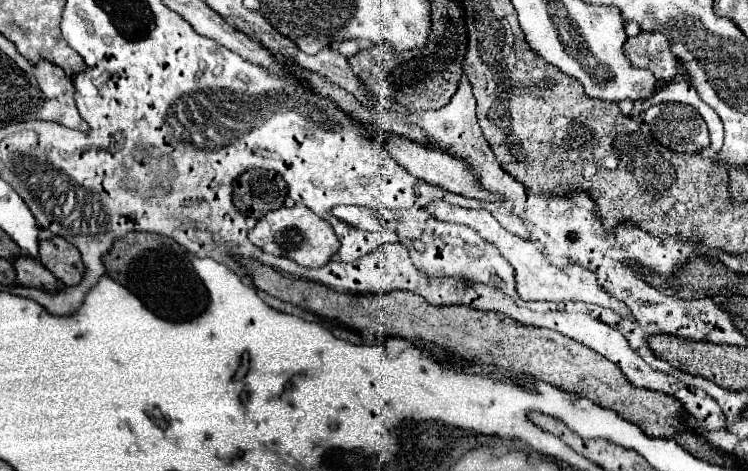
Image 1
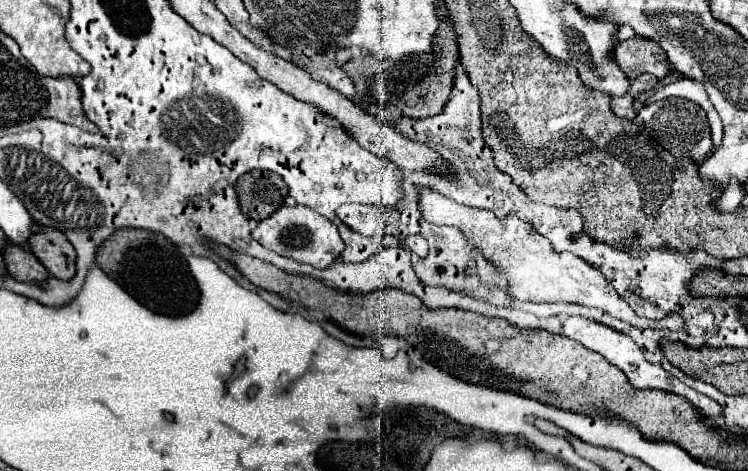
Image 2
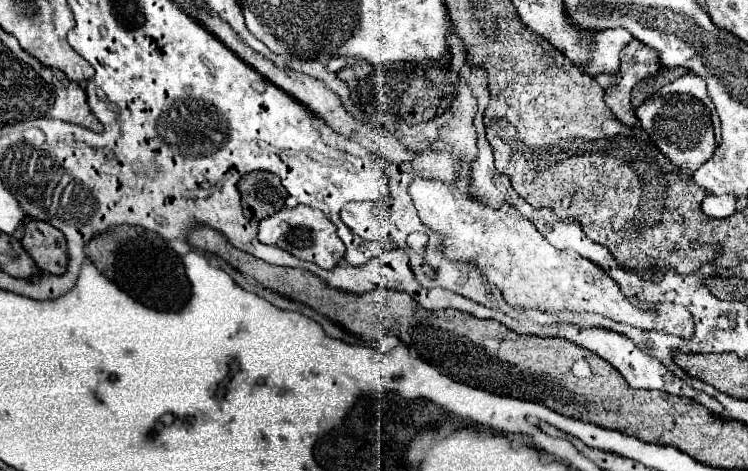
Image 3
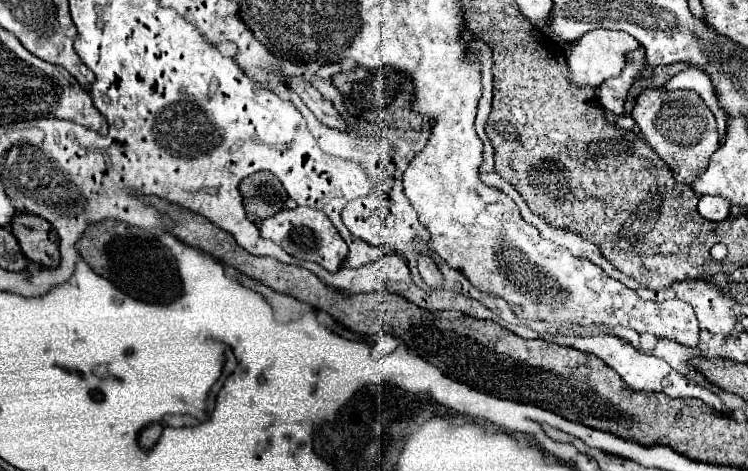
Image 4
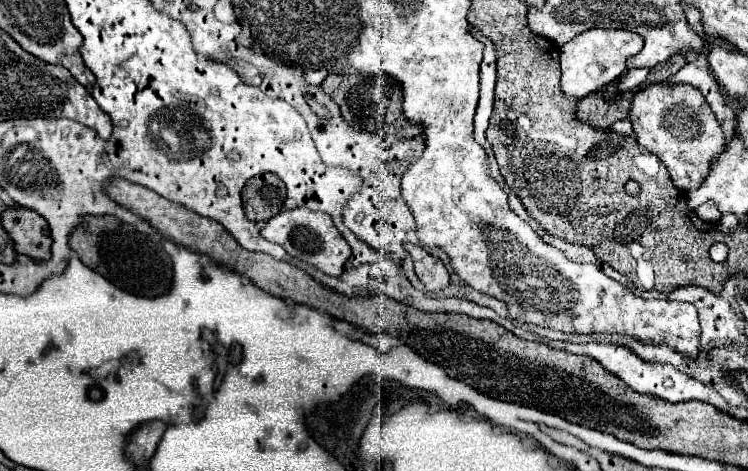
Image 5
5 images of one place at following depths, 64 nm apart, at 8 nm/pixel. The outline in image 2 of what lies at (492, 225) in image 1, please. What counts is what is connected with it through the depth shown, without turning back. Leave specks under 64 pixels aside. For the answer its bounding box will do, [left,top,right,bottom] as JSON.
[418,188,684,332]

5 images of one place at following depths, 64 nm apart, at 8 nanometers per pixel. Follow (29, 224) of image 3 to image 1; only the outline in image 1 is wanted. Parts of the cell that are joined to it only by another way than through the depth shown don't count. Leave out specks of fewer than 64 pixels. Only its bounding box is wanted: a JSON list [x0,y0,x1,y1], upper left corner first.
[40,236,84,286]

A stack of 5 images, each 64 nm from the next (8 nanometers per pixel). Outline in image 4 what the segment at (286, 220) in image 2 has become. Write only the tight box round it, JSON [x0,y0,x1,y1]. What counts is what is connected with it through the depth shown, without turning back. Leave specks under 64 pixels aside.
[260,206,348,272]

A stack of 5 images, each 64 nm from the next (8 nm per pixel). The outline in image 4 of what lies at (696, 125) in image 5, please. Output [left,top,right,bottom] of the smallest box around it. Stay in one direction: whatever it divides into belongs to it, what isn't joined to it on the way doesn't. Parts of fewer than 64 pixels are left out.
[632,88,720,186]

